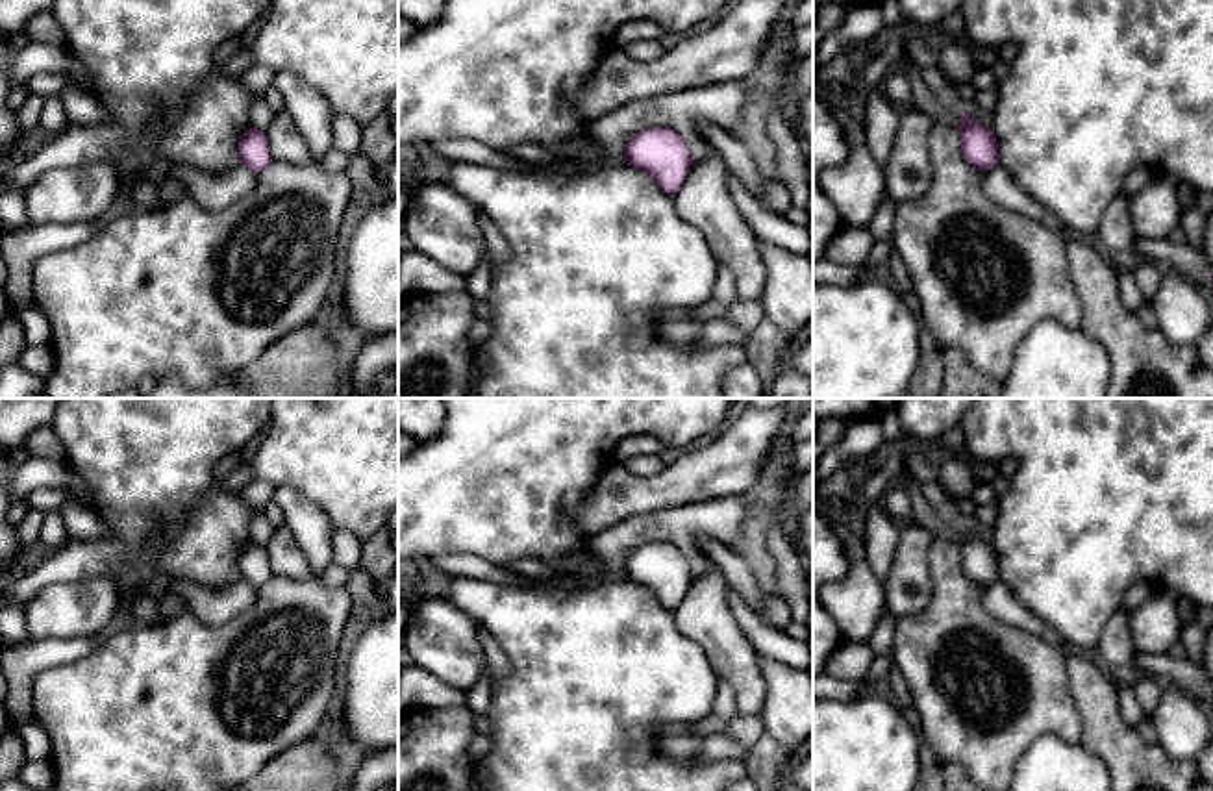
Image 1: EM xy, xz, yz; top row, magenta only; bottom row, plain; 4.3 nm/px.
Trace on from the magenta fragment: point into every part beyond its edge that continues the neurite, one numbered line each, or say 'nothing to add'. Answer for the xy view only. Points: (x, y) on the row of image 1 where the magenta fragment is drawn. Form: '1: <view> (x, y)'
nothing to add

